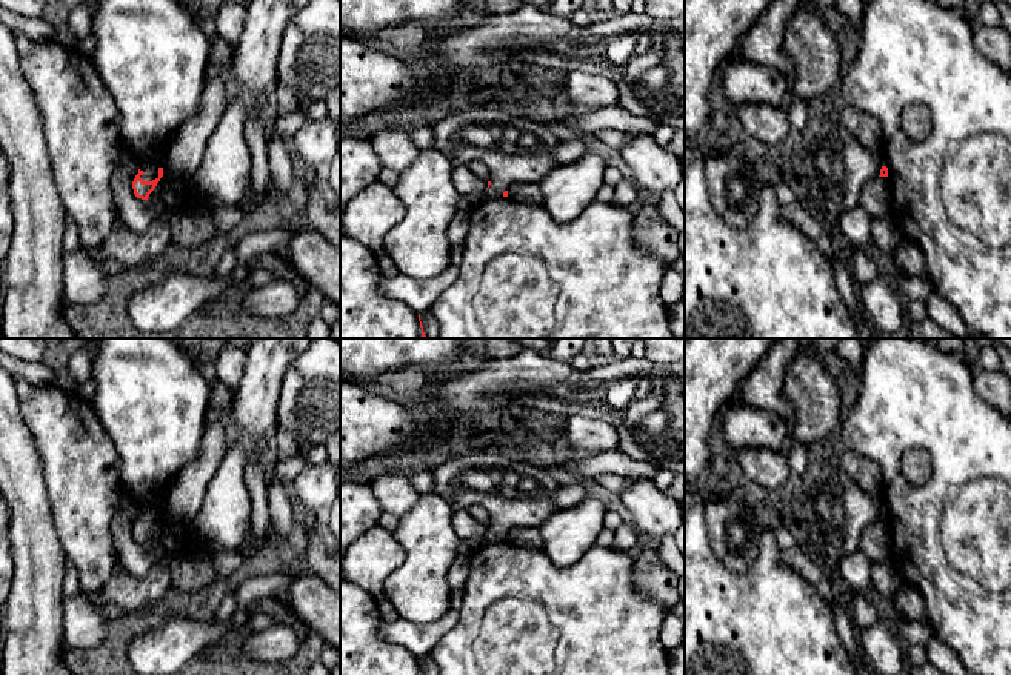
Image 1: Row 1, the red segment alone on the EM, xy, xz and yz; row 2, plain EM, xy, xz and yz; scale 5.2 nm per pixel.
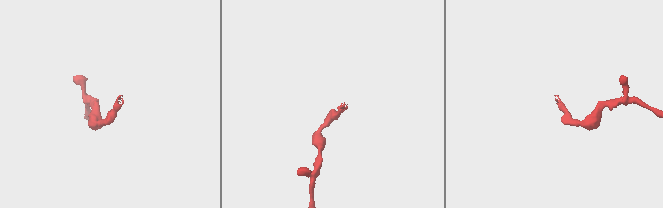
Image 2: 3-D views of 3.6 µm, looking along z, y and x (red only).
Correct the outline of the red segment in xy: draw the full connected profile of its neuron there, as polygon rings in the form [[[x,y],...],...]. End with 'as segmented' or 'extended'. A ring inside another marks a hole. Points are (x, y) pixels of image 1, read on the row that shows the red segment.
[[[138,166],[138,174],[132,181],[132,189],[137,198],[148,200],[149,194],[155,189],[163,177],[163,168]]] | extended

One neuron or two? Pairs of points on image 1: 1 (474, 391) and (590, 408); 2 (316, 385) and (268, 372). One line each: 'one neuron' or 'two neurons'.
1: one neuron
2: two neurons

